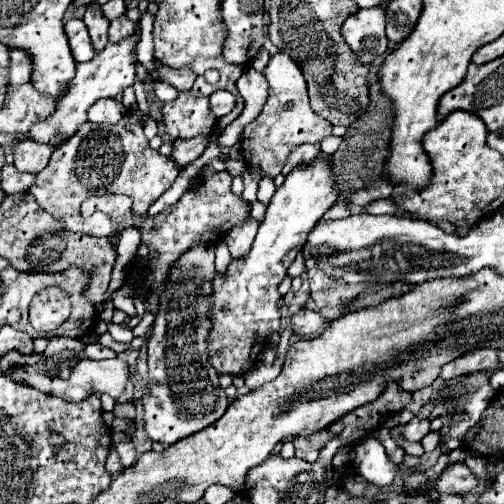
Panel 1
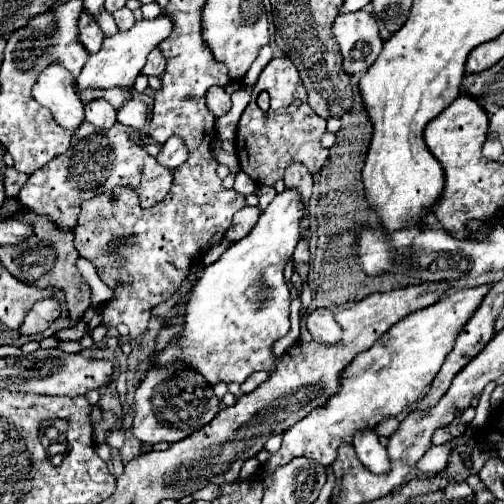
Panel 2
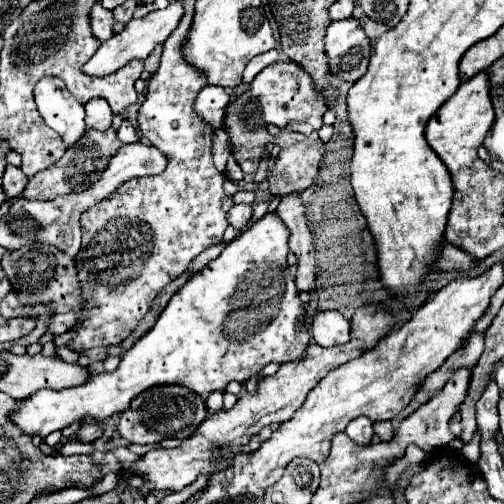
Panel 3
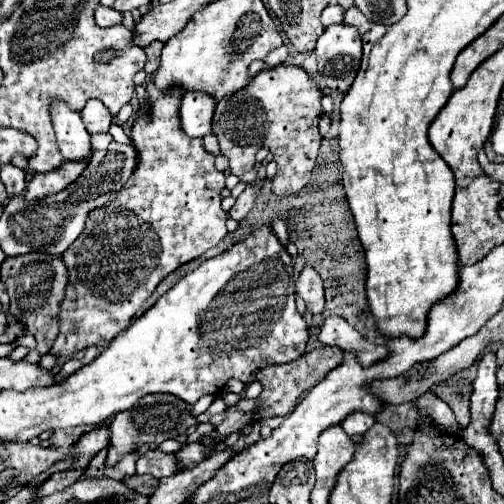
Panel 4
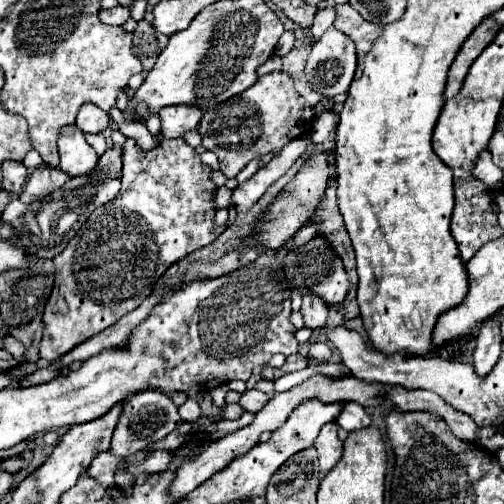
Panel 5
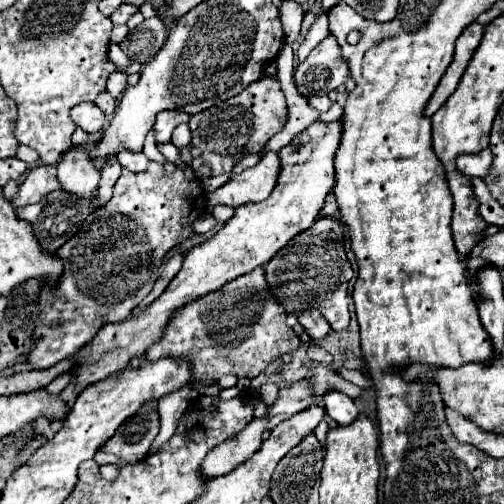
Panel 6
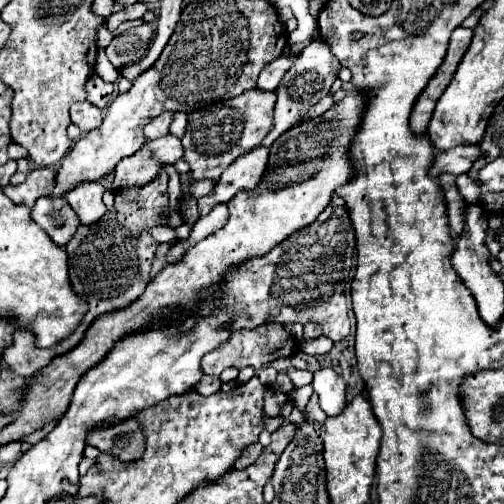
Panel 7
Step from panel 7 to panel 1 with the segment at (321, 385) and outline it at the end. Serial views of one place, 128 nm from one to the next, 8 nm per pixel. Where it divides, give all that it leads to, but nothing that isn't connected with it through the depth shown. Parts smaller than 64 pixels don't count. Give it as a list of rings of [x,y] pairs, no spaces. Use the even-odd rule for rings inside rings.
[[[364,438],[356,444],[354,468],[368,484],[378,488],[390,486],[398,472],[398,466],[388,460],[384,446],[376,438]]]

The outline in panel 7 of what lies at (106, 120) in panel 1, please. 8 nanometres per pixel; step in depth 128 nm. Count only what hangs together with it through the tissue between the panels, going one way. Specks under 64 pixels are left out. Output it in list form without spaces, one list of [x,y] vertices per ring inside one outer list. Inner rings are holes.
[[[76,102],[70,108],[70,118],[82,132],[90,132],[102,124],[102,110],[90,102]]]

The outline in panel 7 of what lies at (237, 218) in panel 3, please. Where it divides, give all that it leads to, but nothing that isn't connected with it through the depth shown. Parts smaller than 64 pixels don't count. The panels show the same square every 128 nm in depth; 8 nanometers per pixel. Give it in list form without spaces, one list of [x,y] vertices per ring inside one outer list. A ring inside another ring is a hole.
[[[254,148],[248,154],[240,156],[232,168],[224,170],[224,176],[214,186],[212,194],[198,198],[197,206],[200,216],[206,216],[216,204],[226,204],[242,190],[254,190],[260,184],[264,168],[268,166],[268,148]]]

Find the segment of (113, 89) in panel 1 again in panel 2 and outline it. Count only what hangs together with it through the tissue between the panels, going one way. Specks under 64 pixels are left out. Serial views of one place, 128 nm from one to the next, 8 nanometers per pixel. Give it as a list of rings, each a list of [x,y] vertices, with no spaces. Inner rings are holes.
[[[158,16],[154,20],[140,20],[130,30],[118,32],[114,36],[108,36],[102,44],[102,48],[88,56],[80,76],[76,78],[76,84],[80,90],[108,90],[108,88],[132,88],[136,76],[142,72],[146,64],[146,56],[172,32],[172,20],[166,16]]]

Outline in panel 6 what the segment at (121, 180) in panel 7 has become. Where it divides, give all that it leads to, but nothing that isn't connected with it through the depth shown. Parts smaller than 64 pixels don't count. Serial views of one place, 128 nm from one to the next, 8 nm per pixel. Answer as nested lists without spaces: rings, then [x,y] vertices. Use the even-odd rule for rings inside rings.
[[[120,148],[120,152],[116,154],[116,158],[122,164],[122,168],[134,170],[134,172],[146,170],[146,166],[148,166],[148,158],[146,158],[144,152],[130,152],[126,148]]]

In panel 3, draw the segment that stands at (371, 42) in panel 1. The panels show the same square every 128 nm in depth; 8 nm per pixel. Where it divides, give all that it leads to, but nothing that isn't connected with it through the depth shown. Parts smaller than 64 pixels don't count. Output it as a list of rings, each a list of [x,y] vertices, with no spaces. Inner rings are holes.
[[[356,18],[334,20],[328,26],[324,44],[330,72],[334,76],[346,82],[356,82],[366,72],[372,46]]]

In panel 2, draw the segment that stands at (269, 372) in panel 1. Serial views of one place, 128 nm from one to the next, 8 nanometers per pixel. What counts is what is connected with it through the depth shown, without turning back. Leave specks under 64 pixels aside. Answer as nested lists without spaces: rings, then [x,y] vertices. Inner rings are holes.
[[[254,372],[252,376],[248,376],[246,382],[242,382],[242,392],[252,392],[254,388],[258,388],[262,382],[266,382],[268,378],[268,372]]]

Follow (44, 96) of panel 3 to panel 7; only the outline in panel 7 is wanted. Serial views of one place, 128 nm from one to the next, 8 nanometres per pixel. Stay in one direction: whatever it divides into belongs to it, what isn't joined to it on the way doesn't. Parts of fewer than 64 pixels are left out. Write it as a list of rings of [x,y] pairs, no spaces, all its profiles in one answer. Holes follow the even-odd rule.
[[[86,182],[86,184],[76,184],[76,188],[70,188],[64,194],[64,198],[80,216],[82,224],[94,224],[108,210],[102,202],[102,194],[104,194],[104,188],[100,182]]]

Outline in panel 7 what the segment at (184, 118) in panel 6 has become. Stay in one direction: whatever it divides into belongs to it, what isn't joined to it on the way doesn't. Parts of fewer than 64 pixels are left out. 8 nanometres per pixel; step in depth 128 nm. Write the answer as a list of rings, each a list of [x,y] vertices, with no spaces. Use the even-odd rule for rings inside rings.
[[[160,114],[158,118],[154,118],[146,128],[144,128],[144,134],[148,140],[156,140],[160,136],[166,136],[168,134],[168,128],[170,128],[170,122],[172,122],[172,114]]]

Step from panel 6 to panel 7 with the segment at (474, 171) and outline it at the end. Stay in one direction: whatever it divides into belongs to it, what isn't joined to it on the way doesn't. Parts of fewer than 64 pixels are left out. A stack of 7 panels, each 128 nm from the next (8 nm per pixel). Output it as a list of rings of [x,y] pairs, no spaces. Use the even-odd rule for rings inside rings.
[[[472,144],[470,146],[456,146],[456,148],[446,150],[446,152],[438,152],[430,174],[434,178],[440,176],[442,172],[450,172],[450,174],[456,174],[456,176],[466,174],[480,156],[482,156],[480,148],[472,146]]]

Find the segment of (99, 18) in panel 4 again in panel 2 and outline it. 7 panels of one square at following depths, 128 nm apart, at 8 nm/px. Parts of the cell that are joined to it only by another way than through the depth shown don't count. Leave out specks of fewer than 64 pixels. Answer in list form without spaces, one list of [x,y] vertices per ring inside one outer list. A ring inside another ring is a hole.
[[[82,12],[80,14],[80,42],[84,44],[84,48],[88,48],[88,54],[98,52],[98,48],[102,46],[102,40],[104,40],[104,34],[100,26],[96,24],[96,20],[90,14]]]

